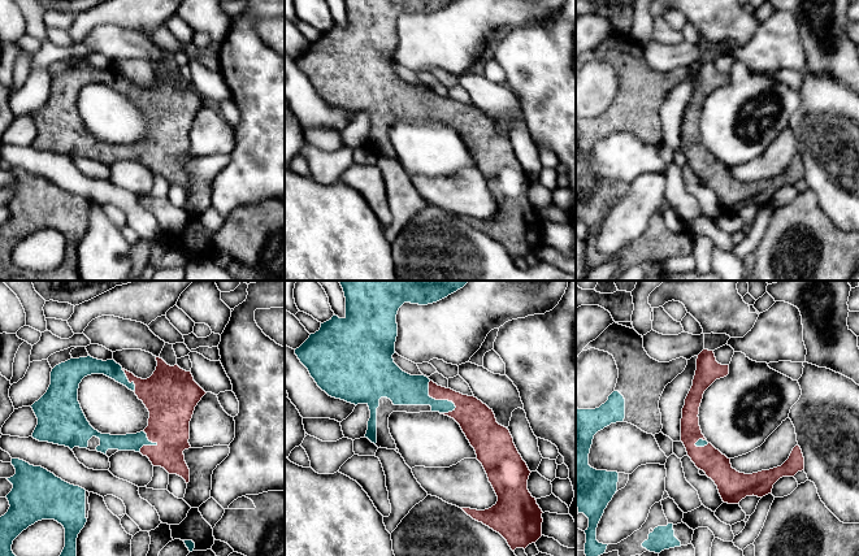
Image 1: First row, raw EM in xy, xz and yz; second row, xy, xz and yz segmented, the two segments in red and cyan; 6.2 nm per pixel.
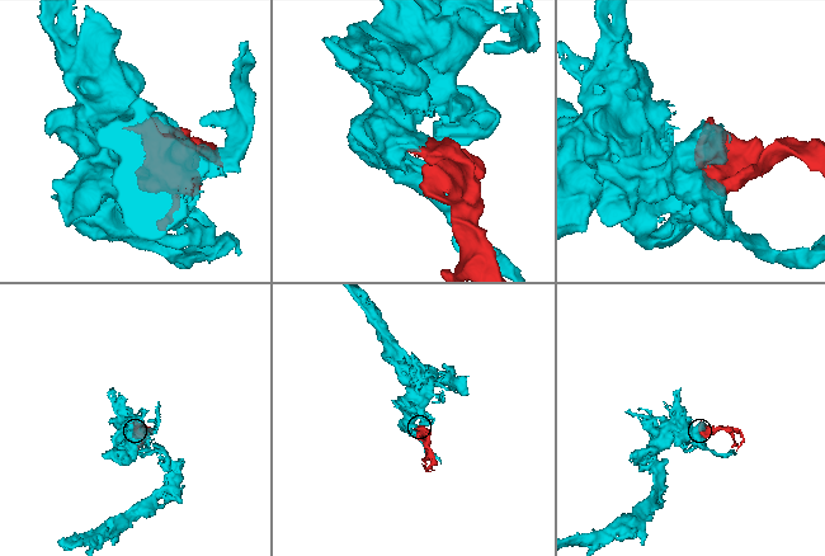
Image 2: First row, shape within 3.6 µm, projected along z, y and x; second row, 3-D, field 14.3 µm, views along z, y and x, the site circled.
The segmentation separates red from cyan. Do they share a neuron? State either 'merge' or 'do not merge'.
merge

